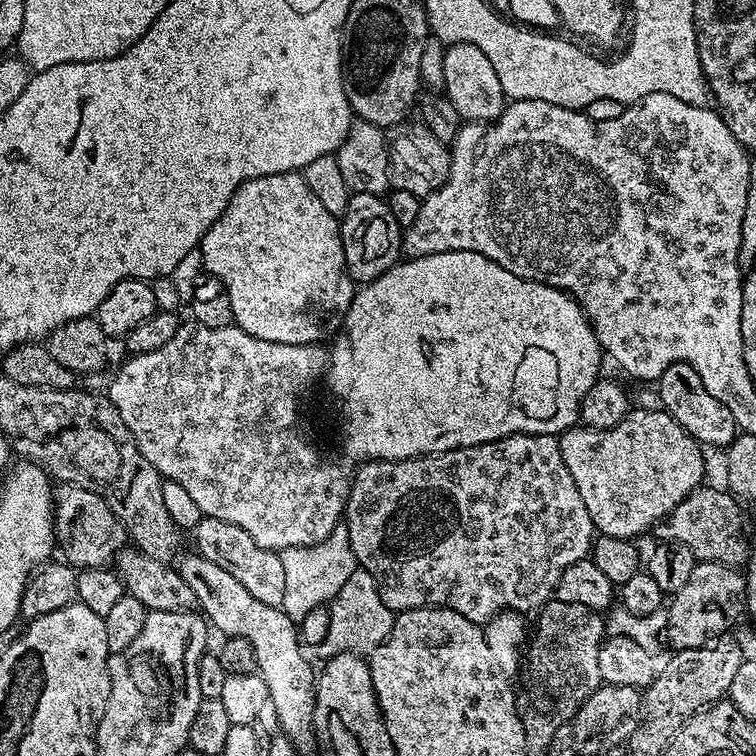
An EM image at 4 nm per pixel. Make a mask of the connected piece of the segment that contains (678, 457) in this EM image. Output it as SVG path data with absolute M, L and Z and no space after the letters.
M633 407L618 426L597 432L574 430L567 437L568 443L567 440L563 443L562 462L566 462L566 470L570 470L570 478L574 478L574 486L578 486L578 494L582 494L582 502L586 502L586 511L590 513L592 527L599 535L627 540L637 538L647 528L648 531L655 529L678 502L705 483L705 449L700 441L689 436L669 412L656 408Z

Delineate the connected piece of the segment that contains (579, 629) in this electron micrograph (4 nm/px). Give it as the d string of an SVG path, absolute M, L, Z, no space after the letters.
M555 598L539 609L536 620L536 632L531 633L526 644L526 659L522 664L524 676L524 692L522 688L522 707L520 717L526 734L526 742L533 753L551 749L552 739L563 724L575 717L576 711L586 702L594 690L602 683L598 670L598 650L605 639L605 617L601 613L590 610L586 606L578 606L578 602L562 602Z

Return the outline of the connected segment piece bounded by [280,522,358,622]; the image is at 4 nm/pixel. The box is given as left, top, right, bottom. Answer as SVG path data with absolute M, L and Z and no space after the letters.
M347 523L337 524L327 538L314 546L288 548L280 553L282 566L286 566L286 598L283 610L291 620L299 621L315 608L321 608L325 602L331 602L342 590L342 585L350 579L350 574L358 567L356 555L350 546L350 534Z

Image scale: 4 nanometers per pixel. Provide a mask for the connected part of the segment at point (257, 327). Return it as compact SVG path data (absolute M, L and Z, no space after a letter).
M299 171L255 176L254 179L238 186L238 190L230 198L226 210L222 210L222 214L214 222L214 226L210 226L210 230L206 230L206 234L200 239L199 249L204 263L204 272L207 275L218 277L224 284L224 289L230 294L230 306L235 327L246 330L246 334L254 334L254 338L262 338L262 342L319 344L340 331L340 325L343 324L344 316L350 310L350 302L354 295L354 281L348 275L346 258L342 250L340 222L334 214L330 214L330 210L326 210L326 206L322 206L322 202L318 202L314 190L310 190L310 186L306 186L304 177Z

